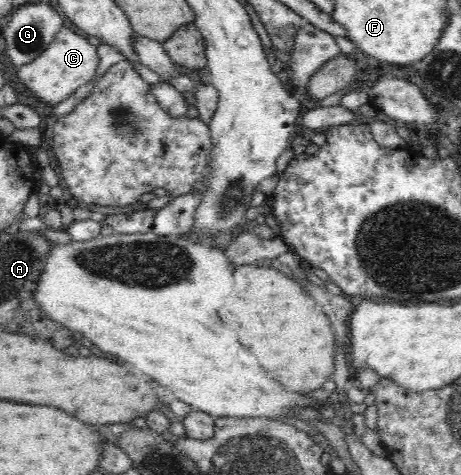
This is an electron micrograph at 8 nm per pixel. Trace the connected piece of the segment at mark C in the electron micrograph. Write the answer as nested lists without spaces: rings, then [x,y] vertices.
[[[63,27],[55,35],[53,42],[35,60],[17,69],[17,80],[41,104],[55,107],[64,102],[65,98],[71,96],[80,86],[93,79],[99,63],[97,47],[90,44],[85,37]]]

